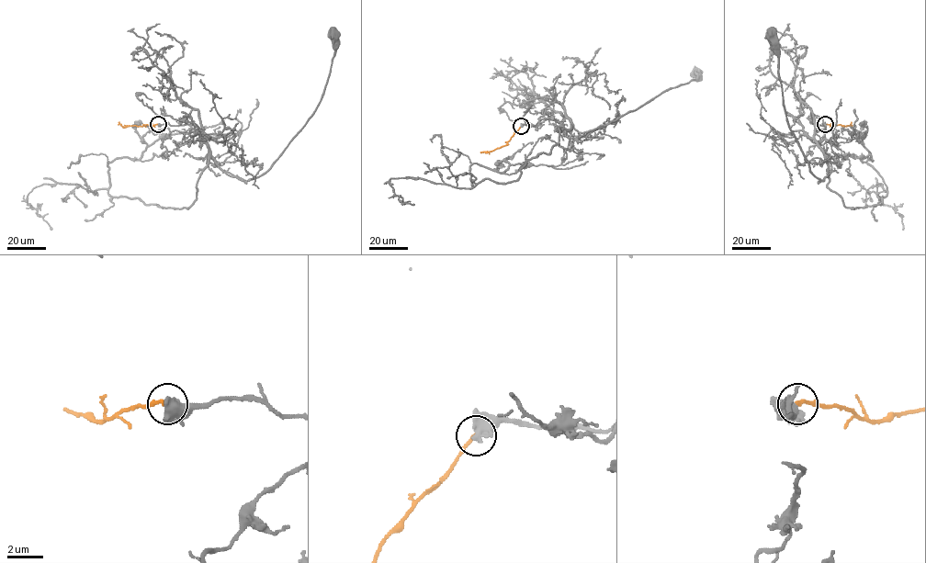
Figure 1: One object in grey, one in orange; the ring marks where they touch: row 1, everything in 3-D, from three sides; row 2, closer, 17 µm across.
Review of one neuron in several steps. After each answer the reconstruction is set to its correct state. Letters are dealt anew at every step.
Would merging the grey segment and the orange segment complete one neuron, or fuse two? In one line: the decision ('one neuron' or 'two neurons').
one neuron

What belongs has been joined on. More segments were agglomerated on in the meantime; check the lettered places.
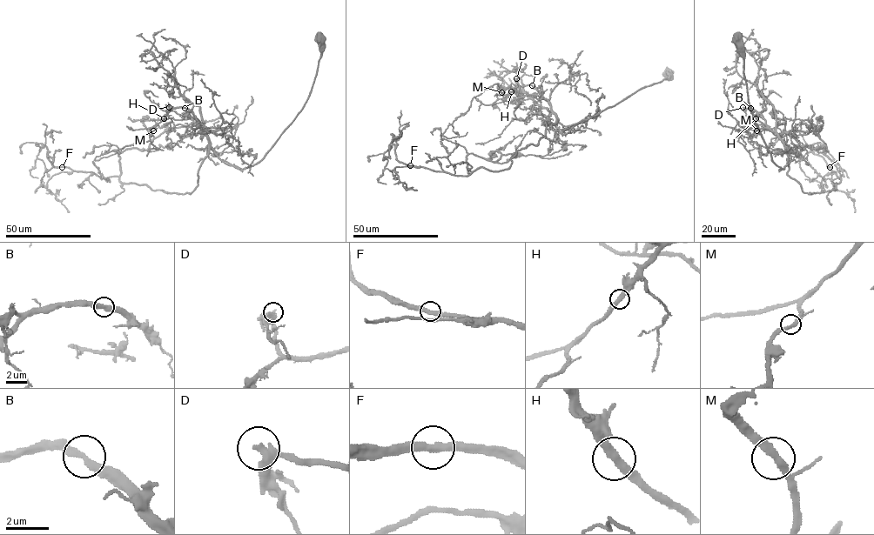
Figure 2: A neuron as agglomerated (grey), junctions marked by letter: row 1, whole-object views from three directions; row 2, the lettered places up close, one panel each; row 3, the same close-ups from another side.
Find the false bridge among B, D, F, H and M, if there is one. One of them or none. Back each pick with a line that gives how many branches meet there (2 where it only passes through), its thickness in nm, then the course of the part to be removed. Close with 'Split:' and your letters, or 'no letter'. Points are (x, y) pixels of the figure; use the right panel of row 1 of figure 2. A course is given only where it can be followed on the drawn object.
Split: no letter

